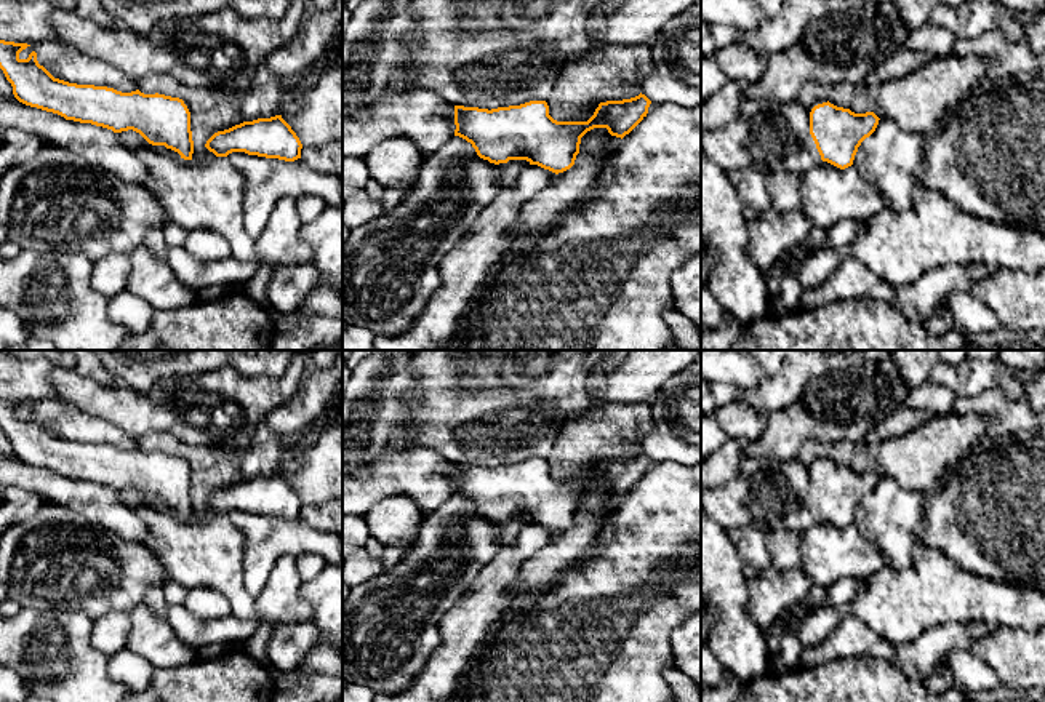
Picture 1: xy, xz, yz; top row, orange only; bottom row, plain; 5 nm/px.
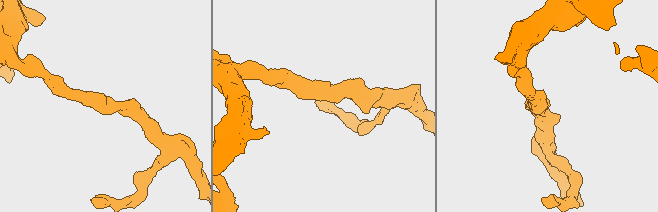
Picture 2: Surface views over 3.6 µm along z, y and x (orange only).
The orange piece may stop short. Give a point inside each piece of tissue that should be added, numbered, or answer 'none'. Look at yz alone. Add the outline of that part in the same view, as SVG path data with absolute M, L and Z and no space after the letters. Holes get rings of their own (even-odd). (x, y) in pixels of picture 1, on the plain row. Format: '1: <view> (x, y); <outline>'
none

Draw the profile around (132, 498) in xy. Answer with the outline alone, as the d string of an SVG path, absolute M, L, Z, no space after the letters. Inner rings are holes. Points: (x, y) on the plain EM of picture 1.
M133 488L117 491L117 494L120 496L122 502L130 509L144 507L144 509L150 509L157 513L162 513L165 517L179 518L179 520L184 518L178 510L166 507L165 504L149 502L139 491L133 489Z

